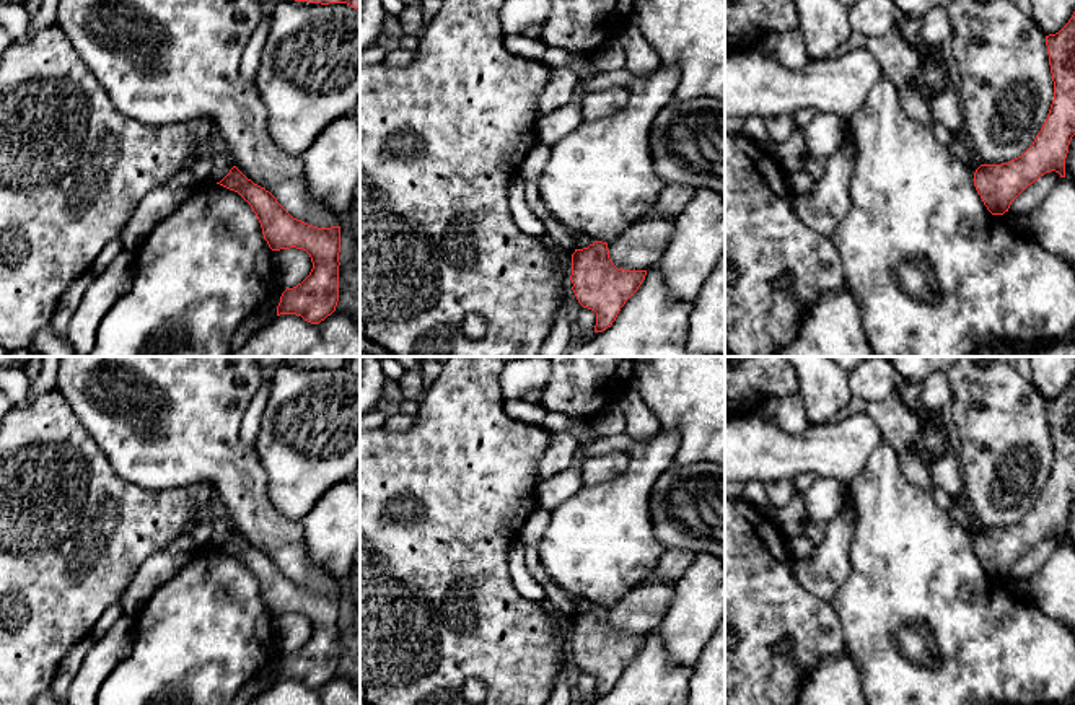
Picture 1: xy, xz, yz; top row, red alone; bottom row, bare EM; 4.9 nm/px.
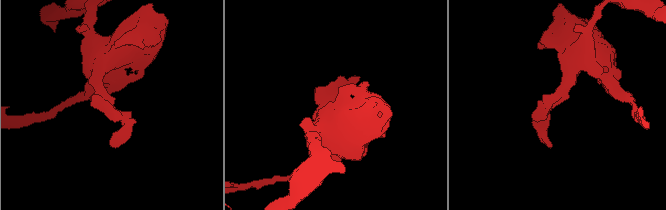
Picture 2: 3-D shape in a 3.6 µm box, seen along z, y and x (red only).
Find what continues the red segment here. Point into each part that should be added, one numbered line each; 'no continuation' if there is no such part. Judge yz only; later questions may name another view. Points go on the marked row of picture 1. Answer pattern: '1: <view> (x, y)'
no continuation

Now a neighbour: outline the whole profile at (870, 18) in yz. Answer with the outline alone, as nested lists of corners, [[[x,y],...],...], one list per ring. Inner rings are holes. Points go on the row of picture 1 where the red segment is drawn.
[[[858,0],[849,7],[852,31],[865,37],[883,36],[896,26],[893,0]]]

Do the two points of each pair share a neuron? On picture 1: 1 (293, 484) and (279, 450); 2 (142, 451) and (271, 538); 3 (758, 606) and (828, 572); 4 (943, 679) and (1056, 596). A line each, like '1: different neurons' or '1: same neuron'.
1: same neuron
2: same neuron
3: different neurons
4: different neurons

